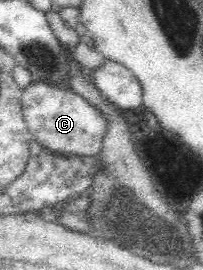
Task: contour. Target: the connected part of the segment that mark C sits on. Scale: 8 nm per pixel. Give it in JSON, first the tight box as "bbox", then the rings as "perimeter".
{"bbox":[22,82,110,156],"perimeter":[[[32,82],[23,88],[22,112],[32,138],[44,149],[66,156],[94,155],[102,152],[110,119],[104,109],[93,101],[70,90],[50,86],[43,82]]]}

